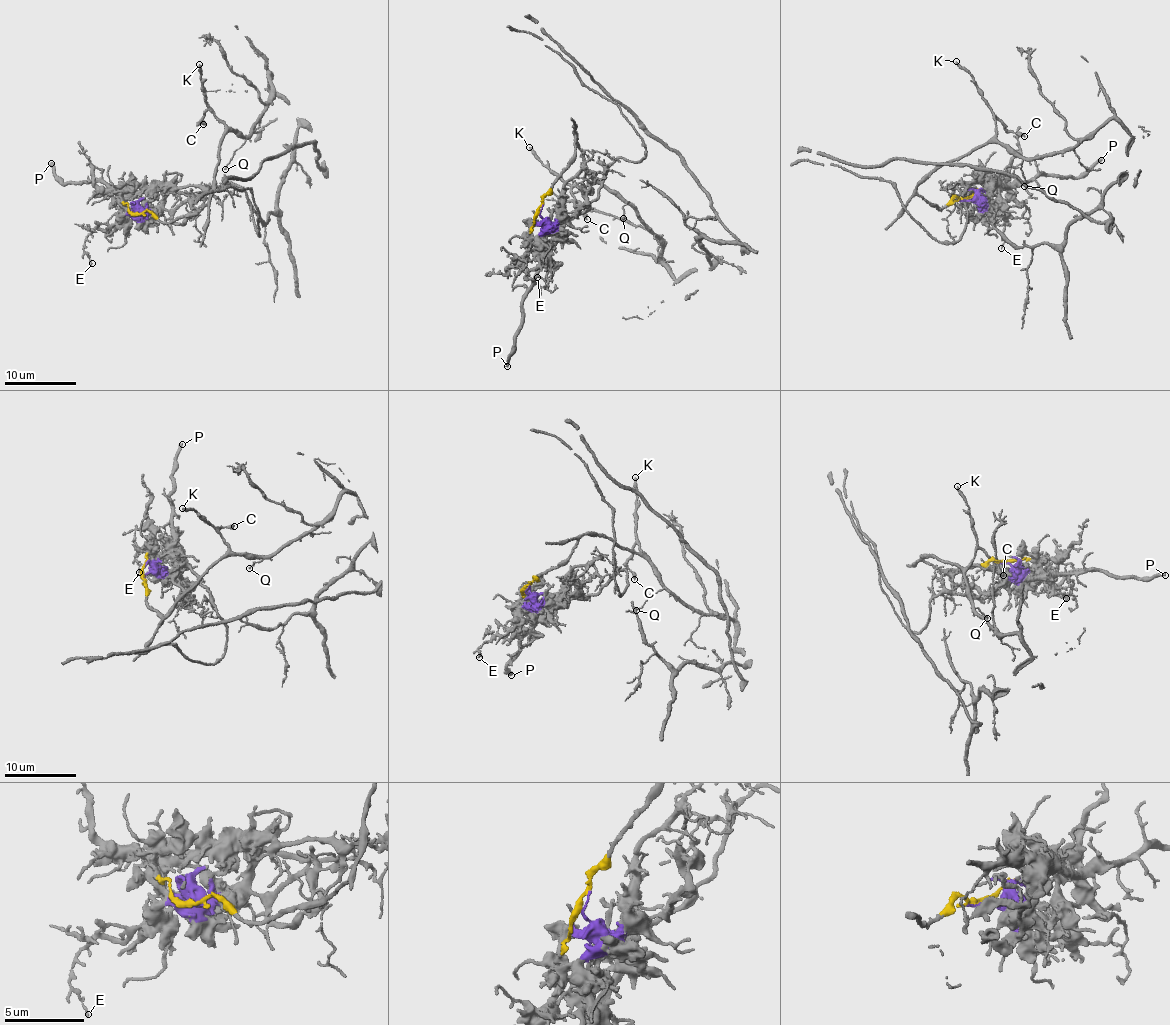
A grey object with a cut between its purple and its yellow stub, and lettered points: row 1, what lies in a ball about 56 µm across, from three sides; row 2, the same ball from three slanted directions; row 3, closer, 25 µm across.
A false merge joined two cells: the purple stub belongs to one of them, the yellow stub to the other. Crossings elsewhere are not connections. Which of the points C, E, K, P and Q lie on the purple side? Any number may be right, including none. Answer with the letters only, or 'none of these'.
E, P

